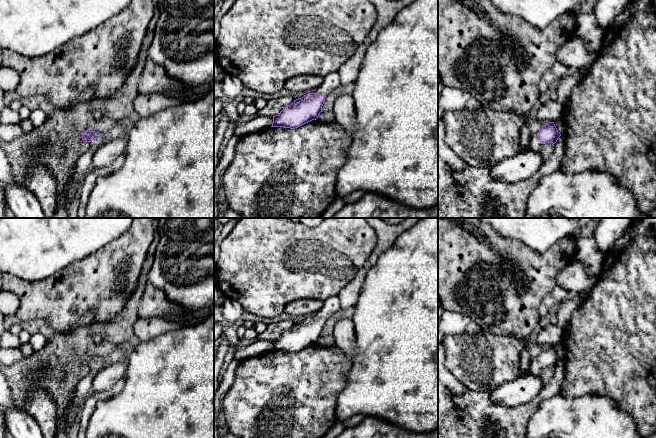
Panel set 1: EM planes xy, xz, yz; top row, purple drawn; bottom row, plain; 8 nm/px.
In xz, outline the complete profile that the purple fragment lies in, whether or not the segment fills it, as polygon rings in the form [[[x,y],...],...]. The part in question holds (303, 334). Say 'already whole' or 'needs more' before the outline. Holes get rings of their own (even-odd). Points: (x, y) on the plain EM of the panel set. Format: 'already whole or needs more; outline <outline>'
needs more; outline [[[338,296],[324,300],[322,308],[315,313],[314,317],[308,317],[302,322],[294,324],[293,327],[284,331],[278,339],[273,340],[271,351],[295,353],[316,344],[322,336],[325,322],[341,310]]]

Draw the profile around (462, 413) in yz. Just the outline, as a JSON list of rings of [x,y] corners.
[[[443,342],[438,343],[438,438],[525,438],[529,419],[543,401],[561,392],[565,361],[554,368],[549,383],[530,402],[513,407],[494,403],[491,391],[472,391],[459,383],[445,366]]]

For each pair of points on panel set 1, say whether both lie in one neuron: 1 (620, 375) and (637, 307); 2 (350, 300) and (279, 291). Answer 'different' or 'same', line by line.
1: same
2: different

